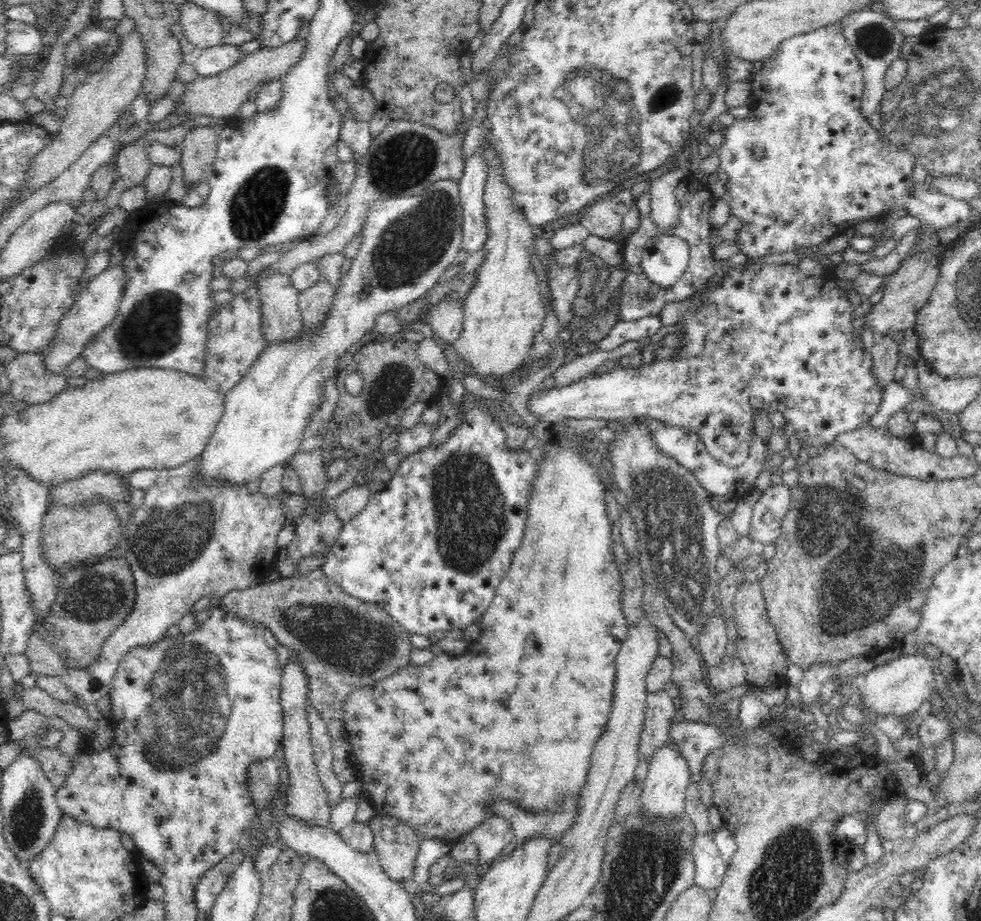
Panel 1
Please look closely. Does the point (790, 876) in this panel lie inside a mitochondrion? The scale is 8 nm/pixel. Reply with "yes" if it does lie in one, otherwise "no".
yes

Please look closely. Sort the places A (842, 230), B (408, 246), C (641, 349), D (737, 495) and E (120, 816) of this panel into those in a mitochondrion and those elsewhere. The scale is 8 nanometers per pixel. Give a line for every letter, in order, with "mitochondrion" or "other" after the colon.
A: other
B: mitochondrion
C: other
D: other
E: other

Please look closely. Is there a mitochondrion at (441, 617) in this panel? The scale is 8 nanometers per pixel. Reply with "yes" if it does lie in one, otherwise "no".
no

